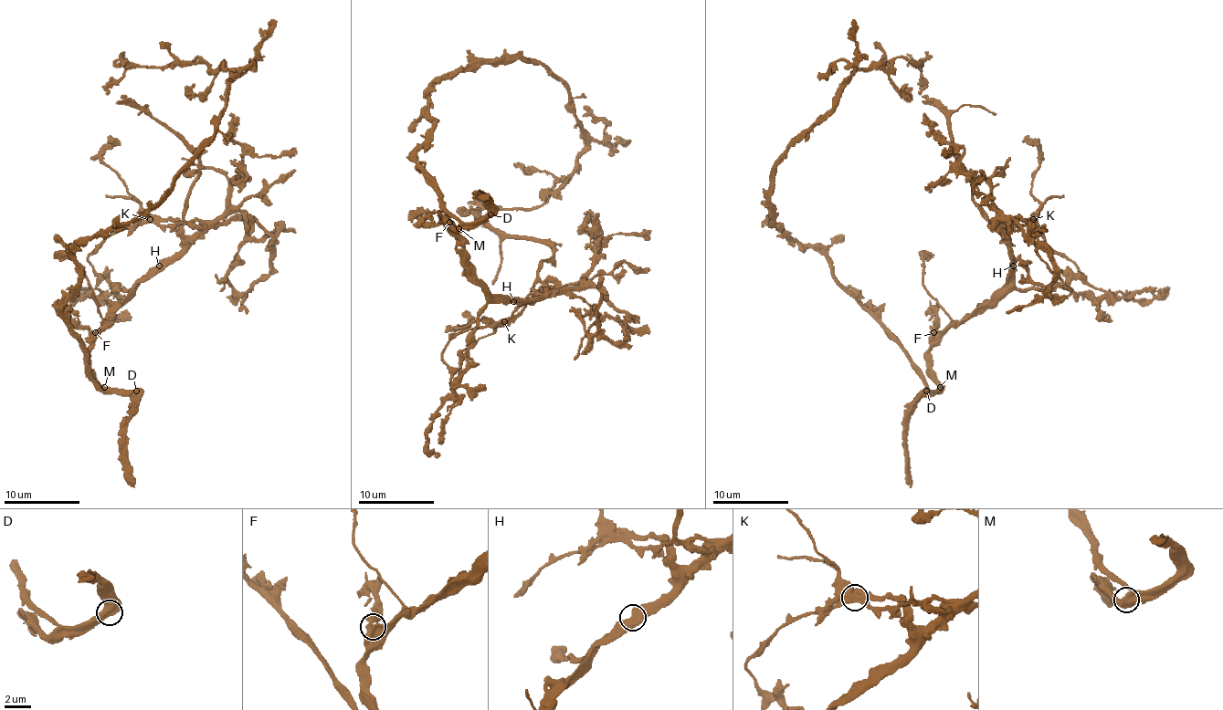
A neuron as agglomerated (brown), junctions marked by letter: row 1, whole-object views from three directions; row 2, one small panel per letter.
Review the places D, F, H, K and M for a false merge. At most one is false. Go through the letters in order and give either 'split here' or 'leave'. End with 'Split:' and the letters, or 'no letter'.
D: leave
F: leave
H: leave
K: split here
M: leave
Split: K

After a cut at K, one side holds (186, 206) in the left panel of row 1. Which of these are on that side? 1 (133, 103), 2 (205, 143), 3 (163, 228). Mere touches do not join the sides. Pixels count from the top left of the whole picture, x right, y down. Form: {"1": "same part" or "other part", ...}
{"1": "same part", "2": "other part", "3": "same part"}

